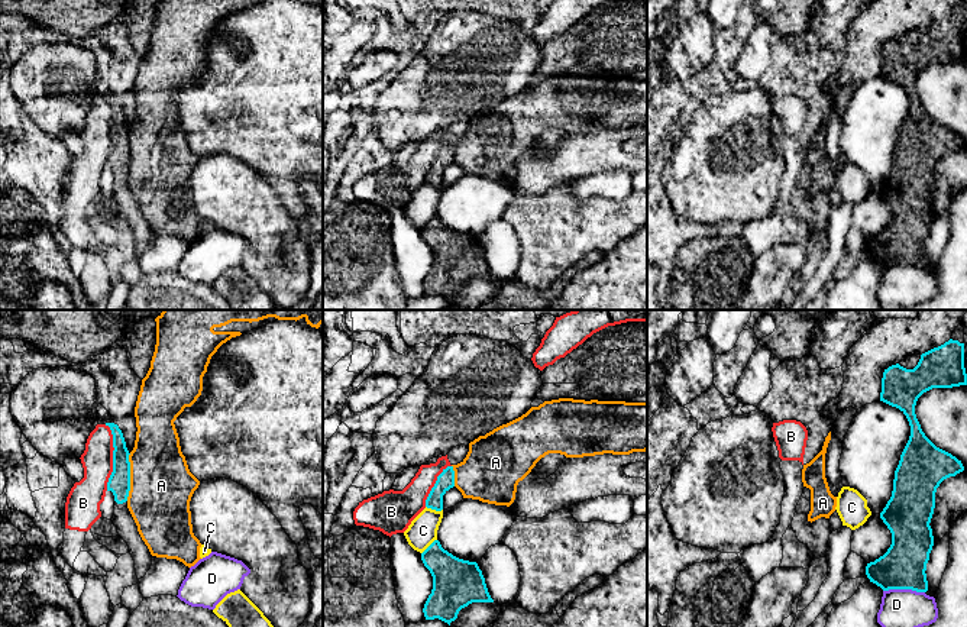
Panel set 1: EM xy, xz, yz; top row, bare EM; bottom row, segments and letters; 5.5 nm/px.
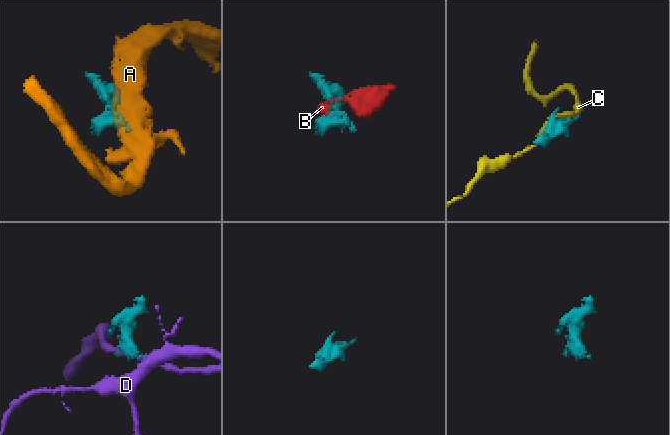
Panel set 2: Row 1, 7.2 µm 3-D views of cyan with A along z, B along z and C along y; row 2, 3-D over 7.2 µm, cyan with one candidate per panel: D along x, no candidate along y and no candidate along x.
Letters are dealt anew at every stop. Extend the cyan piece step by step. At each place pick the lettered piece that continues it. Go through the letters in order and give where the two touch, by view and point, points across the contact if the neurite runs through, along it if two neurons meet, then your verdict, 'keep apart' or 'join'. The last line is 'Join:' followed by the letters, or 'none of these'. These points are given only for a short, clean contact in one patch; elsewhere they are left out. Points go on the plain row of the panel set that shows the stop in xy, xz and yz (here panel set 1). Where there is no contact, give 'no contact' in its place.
A: contact xy (129, 152); border xy (131, 129), (129, 171), (126, 175); keep apart
B: contact xy (113, 132); keep apart
C: contact xz (435, 184); keep apart
D: contact yz (904, 264); keep apart
Join: none of these

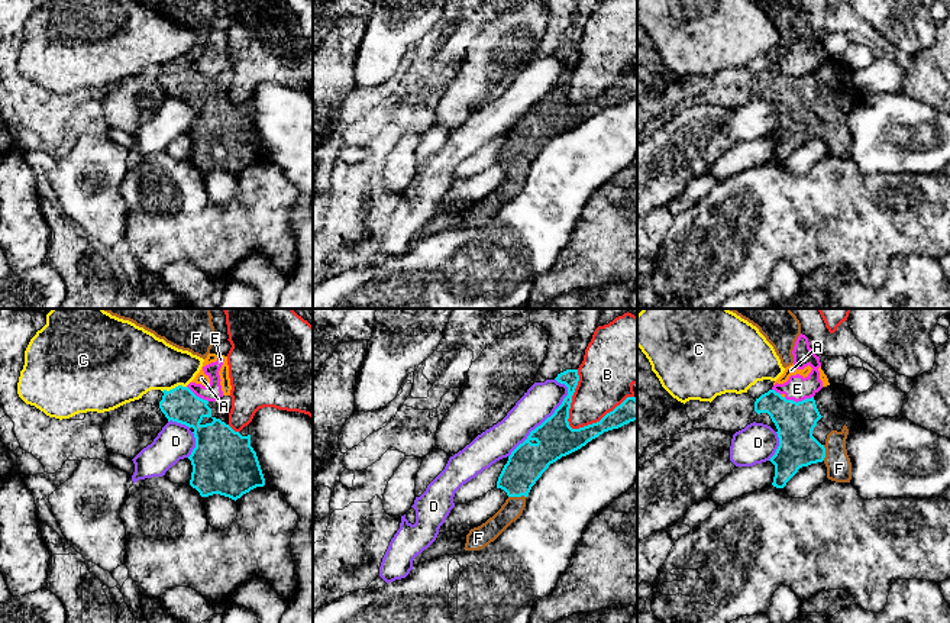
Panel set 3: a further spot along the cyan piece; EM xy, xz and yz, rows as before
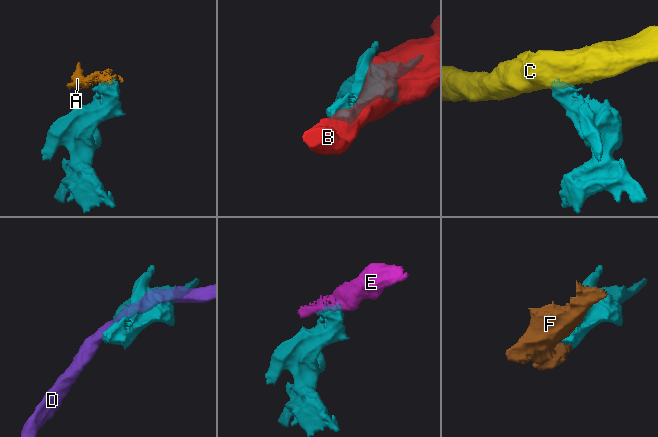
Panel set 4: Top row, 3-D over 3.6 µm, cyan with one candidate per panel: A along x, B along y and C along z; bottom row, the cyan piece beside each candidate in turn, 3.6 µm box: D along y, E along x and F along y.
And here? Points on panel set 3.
A: contact yz (781, 71); border yz (779, 70), (784, 73); keep apart
B: contact xz (601, 94); keep apart
C: contact xy (174, 64); border xy (186, 61), (162, 67); keep apart
D: contact xz (545, 96); keep apart
E: contact yz (798, 77); keep apart
F: contact xz (517, 171); join
Join: F

